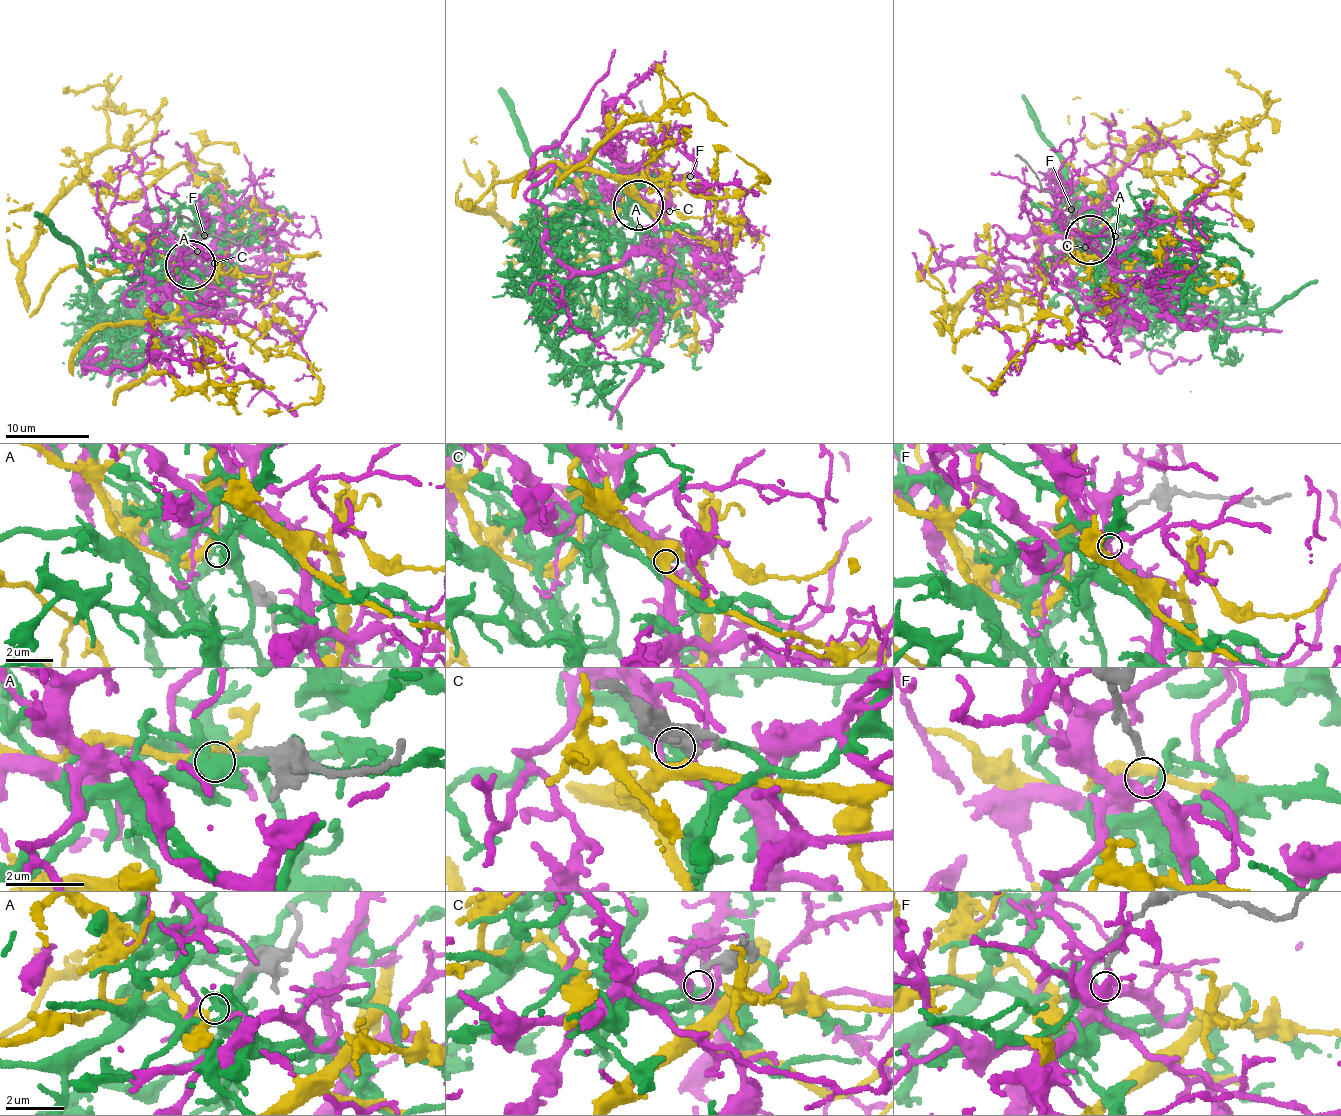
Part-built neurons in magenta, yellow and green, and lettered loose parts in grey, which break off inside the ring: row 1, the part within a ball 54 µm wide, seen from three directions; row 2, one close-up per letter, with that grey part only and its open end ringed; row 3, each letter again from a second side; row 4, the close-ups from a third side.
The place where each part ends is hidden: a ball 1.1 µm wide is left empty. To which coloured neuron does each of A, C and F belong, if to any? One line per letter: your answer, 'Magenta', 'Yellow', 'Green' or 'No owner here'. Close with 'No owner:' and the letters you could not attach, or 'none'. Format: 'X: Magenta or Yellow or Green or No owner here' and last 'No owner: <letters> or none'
A: Yellow
C: Green
F: No owner here
No owner: F

